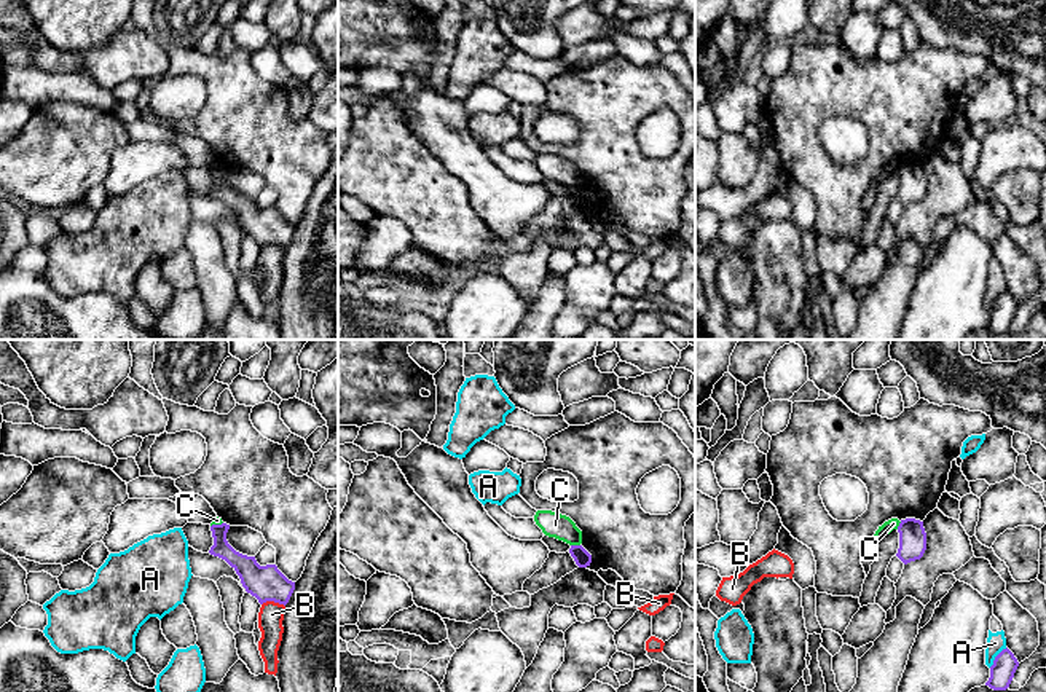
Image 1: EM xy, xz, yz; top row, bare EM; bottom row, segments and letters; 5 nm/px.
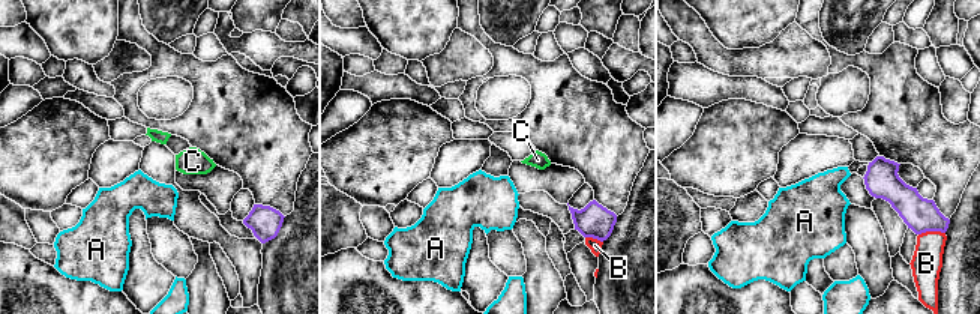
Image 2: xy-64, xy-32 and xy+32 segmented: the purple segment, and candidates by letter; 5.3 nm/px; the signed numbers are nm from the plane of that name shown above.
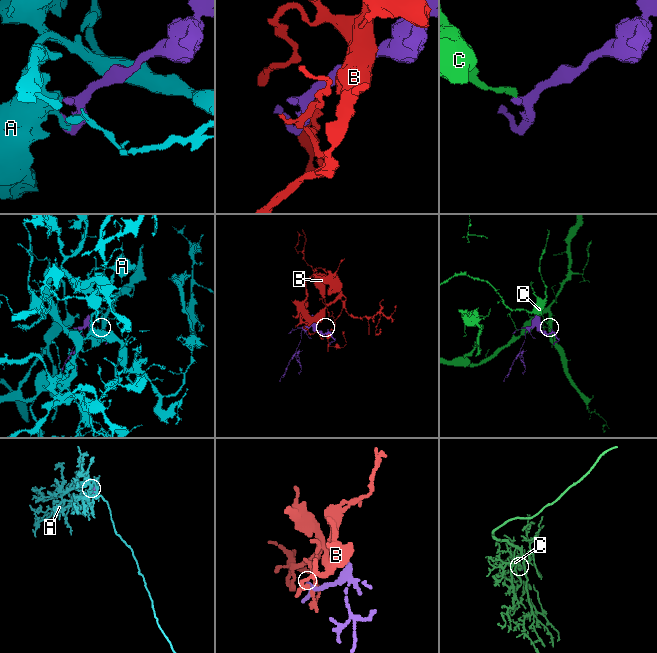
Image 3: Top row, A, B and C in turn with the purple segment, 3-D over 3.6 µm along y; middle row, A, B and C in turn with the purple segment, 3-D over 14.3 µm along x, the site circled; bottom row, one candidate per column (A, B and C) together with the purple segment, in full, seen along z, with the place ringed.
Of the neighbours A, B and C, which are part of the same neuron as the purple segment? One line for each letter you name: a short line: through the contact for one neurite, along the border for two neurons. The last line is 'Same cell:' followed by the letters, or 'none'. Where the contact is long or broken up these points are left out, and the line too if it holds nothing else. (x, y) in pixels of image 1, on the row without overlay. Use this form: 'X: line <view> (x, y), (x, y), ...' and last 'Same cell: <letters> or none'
Same cell: none

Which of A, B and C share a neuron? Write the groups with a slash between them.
A / B / C

